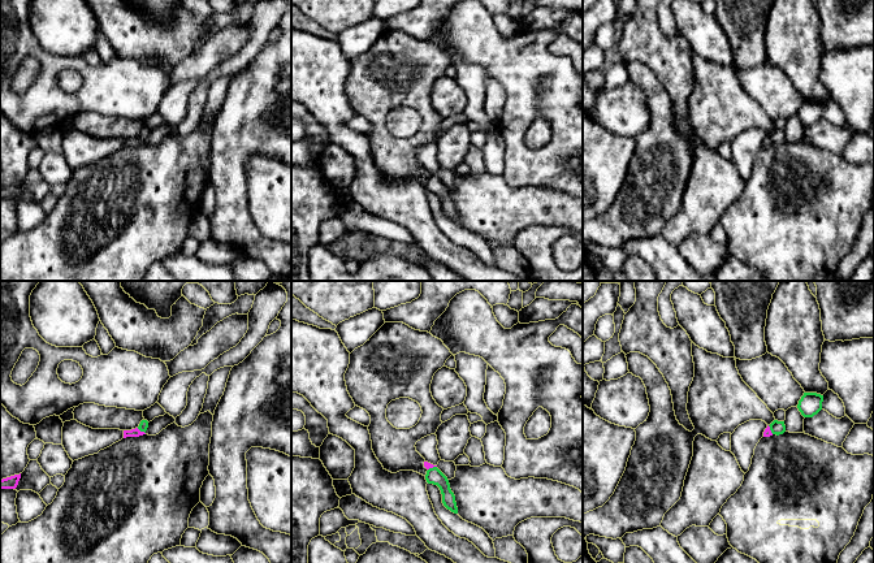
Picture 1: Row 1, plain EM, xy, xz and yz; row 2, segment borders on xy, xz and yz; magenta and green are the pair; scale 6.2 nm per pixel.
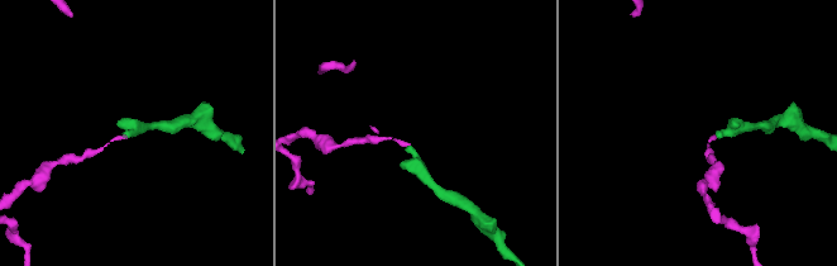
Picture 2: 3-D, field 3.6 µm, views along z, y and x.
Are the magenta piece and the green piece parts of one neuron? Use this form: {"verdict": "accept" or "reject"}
{"verdict": "reject"}

